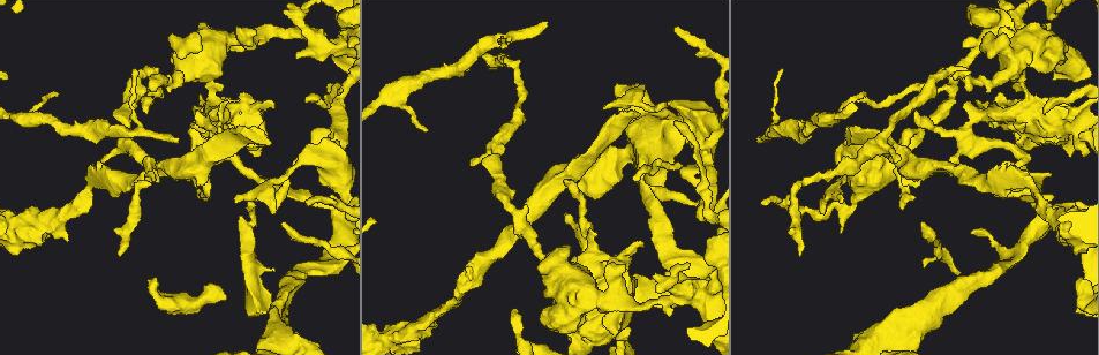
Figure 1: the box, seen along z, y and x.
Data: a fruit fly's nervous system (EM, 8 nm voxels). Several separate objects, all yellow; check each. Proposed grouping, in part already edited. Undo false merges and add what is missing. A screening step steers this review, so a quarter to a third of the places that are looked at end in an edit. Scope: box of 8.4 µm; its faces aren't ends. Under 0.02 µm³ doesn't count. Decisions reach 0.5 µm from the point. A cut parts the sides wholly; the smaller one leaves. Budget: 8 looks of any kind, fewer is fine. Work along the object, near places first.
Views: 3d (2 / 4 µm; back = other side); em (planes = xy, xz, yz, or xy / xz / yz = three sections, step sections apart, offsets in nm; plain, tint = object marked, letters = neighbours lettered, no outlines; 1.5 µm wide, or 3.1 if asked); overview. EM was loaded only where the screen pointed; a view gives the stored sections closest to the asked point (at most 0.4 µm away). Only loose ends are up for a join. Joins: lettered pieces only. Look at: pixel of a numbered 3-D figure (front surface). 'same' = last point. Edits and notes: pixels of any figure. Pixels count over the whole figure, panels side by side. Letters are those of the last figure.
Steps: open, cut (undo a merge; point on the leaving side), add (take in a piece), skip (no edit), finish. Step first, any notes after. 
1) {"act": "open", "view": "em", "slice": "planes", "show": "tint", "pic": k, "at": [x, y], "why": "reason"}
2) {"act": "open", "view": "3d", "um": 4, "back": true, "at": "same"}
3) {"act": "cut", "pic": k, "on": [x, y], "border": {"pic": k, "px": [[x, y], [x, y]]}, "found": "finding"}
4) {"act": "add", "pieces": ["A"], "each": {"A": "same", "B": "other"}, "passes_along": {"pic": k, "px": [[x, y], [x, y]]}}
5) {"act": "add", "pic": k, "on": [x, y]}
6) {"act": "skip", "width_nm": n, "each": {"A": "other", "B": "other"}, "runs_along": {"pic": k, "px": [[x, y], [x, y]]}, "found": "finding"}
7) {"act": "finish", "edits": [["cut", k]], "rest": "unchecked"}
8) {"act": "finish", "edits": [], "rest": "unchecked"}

{"act": "open", "view": "em", "slice": "xy", "step": 8, "show": "tint", "pic": 1, "at": [51, 225], "why": "calibre changes"}

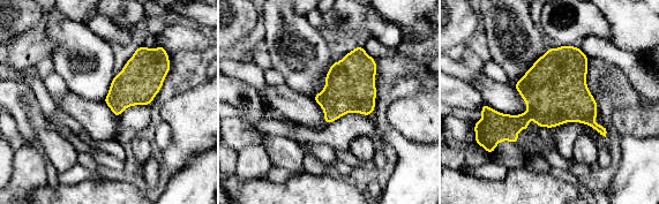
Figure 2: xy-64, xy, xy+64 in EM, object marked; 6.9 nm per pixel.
{"act": "open", "view": "em", "slice": "planes", "show": "letters", "at": "same", "why": "another direction"}

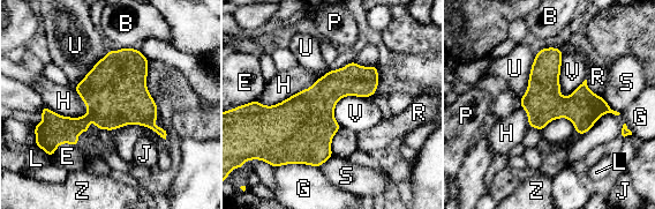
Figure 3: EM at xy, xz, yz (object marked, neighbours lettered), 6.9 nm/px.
{"act": "skip", "each": {"B": "other", "E": "other", "G": "other", "H": "other", "J": "other", "L": "other", "P": "other", "R": "other", "S": "other", "U": "other", "V": "other", "Z": "other"}, "border": {"pic": 3, "px": [[562, 53], [559, 92], [567, 97]]}, "found": "all the same cell"}

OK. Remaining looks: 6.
{"act": "open", "view": "3d", "um": 2, "pic": 1, "at": [471, 165], "why": "an open end"}

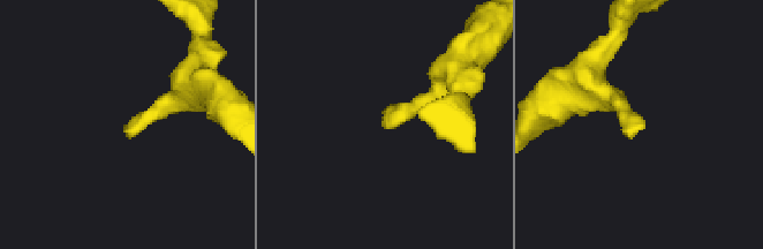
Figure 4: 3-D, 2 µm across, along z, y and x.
{"act": "open", "view": "em", "slice": "yz", "step": 4, "show": "letters", "pic": 4, "at": [130, 131]}

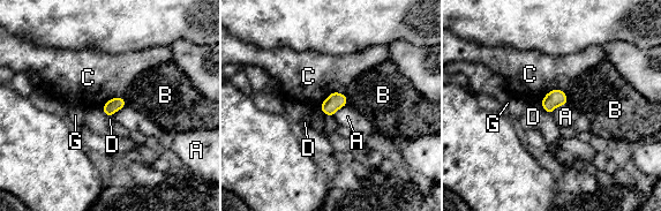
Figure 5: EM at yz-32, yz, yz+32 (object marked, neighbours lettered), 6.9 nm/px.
{"act": "open", "view": "em", "slice": "planes", "show": "letters", "at": "same"}

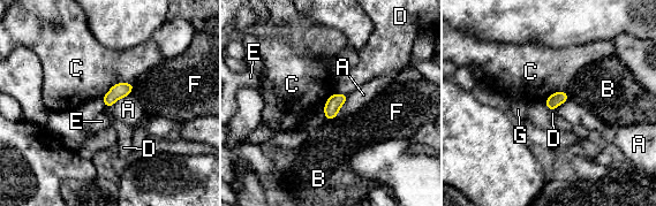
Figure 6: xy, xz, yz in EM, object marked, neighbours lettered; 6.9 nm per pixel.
{"act": "skip", "width_nm": 100, "each": {"A": "other", "B": "other", "C": "other", "D": "other", "E": "other", "F": "other", "G": "other"}, "border": {"pic": 6, "px": [[348, 94], [338, 114], [326, 120]]}, "found": "no lettered piece goes on from it"}

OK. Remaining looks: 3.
{"act": "open", "view": "3d", "um": 2, "pic": 1, "at": [974, 102], "why": "branch stops here"}

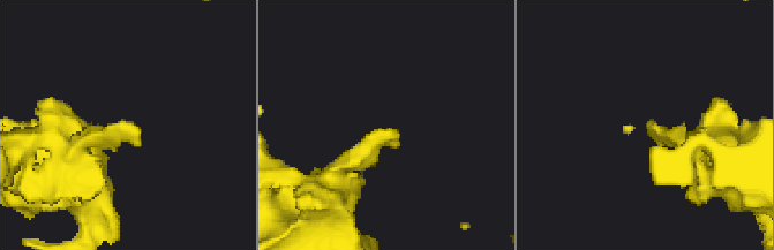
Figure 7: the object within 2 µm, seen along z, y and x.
{"act": "open", "view": "em", "slice": "planes", "show": "letters", "pic": 7, "at": [135, 133]}

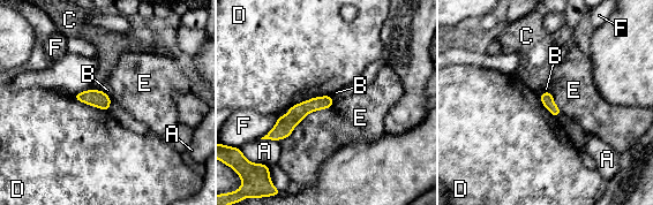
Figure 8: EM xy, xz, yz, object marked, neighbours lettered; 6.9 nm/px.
{"act": "skip", "each": {"A": "other", "B": "other", "C": "other", "D": "other", "E": "other", "F": "other"}, "runs_along": {"pic": 8, "px": [[329, 99], [305, 107], [269, 136]]}, "found": "none of them fits"}

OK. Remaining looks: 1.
{"act": "finish", "edits": [], "rest": "unchecked"}

